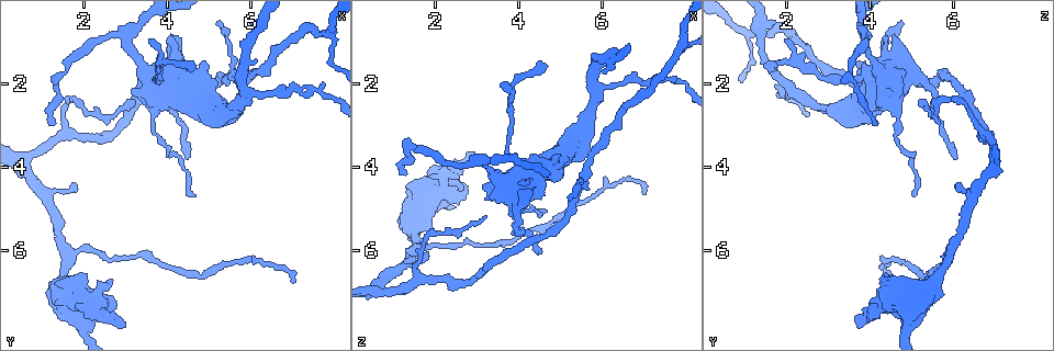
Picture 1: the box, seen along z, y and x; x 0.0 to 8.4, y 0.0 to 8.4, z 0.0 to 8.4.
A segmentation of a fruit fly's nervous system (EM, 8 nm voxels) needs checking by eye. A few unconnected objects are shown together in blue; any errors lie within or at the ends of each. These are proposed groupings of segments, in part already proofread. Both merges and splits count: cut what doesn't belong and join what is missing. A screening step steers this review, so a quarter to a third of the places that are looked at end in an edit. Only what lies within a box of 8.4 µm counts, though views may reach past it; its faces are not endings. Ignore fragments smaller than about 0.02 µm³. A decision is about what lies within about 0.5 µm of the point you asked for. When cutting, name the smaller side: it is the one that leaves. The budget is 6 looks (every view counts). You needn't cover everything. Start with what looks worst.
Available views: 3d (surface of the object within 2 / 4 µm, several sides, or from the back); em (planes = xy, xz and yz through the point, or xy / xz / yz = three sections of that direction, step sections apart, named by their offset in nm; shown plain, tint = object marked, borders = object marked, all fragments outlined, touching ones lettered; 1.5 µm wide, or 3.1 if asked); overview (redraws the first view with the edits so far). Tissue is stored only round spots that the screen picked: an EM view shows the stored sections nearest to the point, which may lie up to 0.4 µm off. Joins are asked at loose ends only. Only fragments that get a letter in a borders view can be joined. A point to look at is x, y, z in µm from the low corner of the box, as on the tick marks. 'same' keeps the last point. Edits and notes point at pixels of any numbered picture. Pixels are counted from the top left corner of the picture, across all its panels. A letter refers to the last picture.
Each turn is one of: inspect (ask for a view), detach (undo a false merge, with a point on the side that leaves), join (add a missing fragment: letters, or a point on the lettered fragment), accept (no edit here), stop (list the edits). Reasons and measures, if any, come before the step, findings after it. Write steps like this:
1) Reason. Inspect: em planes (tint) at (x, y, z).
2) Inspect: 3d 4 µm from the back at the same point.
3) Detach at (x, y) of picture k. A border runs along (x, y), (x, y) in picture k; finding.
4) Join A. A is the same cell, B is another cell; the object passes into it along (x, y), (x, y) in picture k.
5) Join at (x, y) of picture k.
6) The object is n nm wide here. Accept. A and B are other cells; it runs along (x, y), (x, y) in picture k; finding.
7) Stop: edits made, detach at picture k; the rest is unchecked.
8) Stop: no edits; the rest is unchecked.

Sharp bend. Inspect: em planes (tint) at (3.00, 0.90, 3.85).

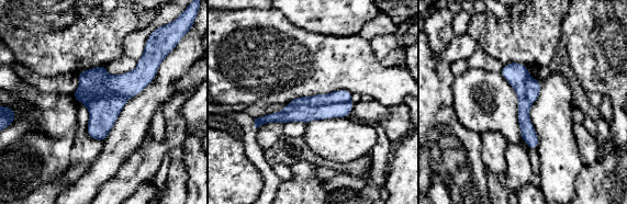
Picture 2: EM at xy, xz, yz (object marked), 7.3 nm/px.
What lies round it. Inspect: em planes (borders) at the same point.

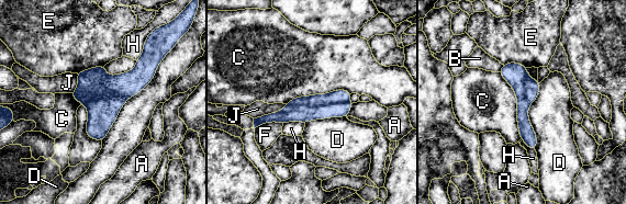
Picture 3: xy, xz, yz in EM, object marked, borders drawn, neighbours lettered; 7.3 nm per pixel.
The object is 180 nm wide here. Detach at (290, 113) of picture 3. A, B, C, D, E, F, H and J are other cells; a border runs along (349, 100), (322, 104), (288, 104) in picture 3; two neurons meet here.

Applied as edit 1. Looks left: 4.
Inspect: em planes (borders) at (3.60, 0.95, 2.05).

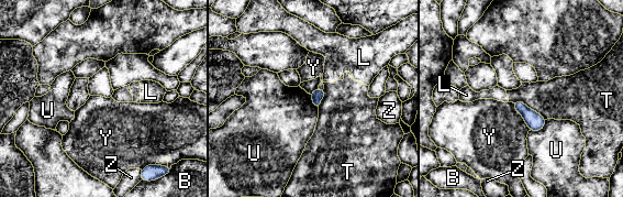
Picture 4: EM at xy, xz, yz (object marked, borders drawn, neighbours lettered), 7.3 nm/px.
Accept. B, L, T, U, Y and Z are other cells; a border runs along (546, 120), (541, 130), (530, 131) in picture 4; no lettered fragment goes on from it.

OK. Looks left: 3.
Stop: edits made, detach at picture 3; the rest is unchecked.

